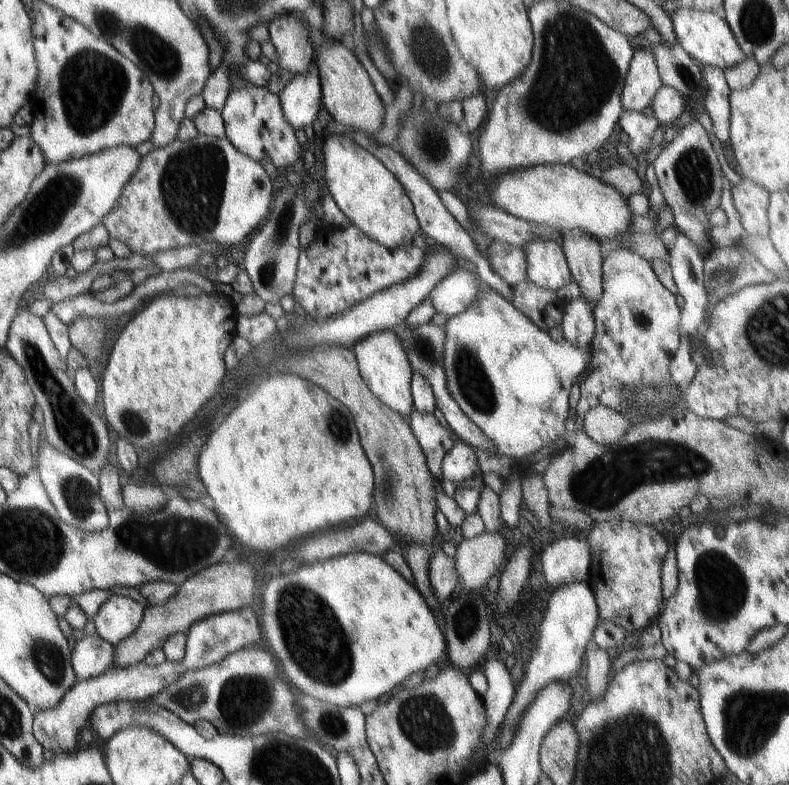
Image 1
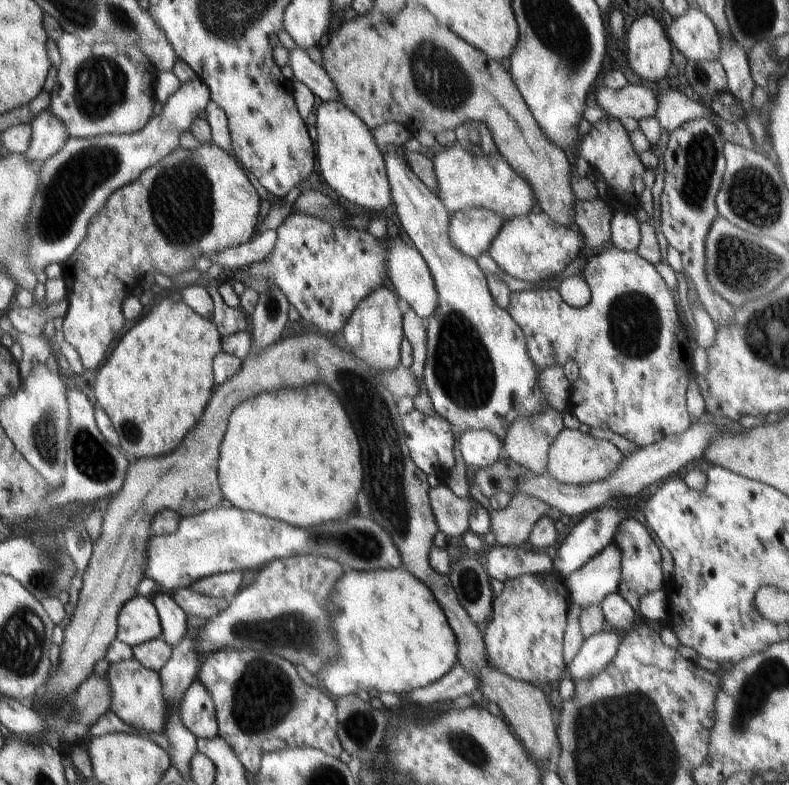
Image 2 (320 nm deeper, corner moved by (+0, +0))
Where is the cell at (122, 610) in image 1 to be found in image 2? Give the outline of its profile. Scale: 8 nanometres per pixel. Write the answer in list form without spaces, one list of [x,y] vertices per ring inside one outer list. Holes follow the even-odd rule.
[[[136,596],[122,606],[117,619],[117,640],[130,648],[162,638],[156,608],[148,597]]]

